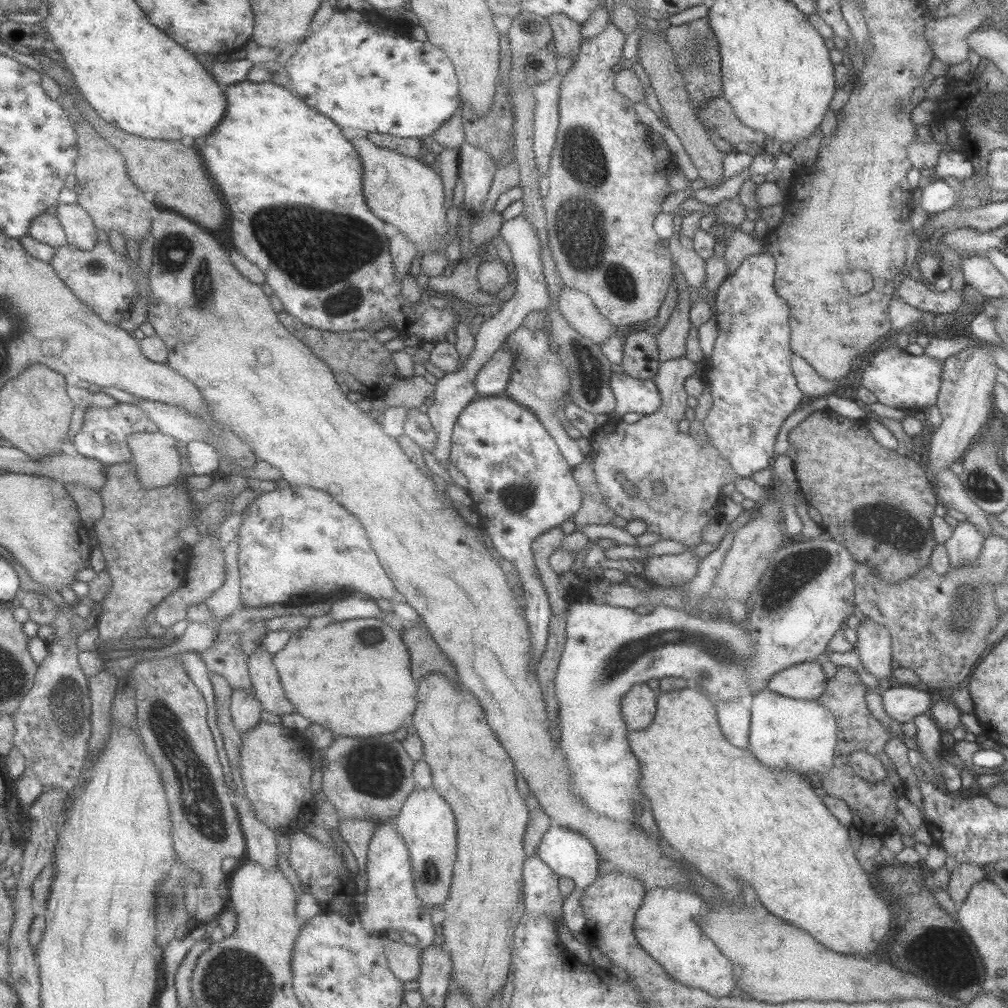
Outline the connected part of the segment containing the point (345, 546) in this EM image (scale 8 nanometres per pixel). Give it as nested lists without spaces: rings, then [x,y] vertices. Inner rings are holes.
[[[293,486],[271,489],[259,494],[243,510],[243,518],[236,530],[234,541],[239,552],[236,554],[240,579],[241,604],[247,608],[261,608],[281,604],[284,606],[304,605],[333,598],[333,594],[366,594],[367,598],[386,598],[395,603],[400,601],[399,593],[391,580],[379,566],[367,536],[359,522],[343,510],[329,494],[308,486]]]

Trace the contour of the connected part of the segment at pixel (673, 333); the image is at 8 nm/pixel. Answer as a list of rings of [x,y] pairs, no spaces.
[[[672,266],[672,282],[676,286],[676,307],[671,311],[667,322],[656,334],[655,340],[660,362],[681,358],[685,354],[685,338],[691,327],[688,317],[690,309],[690,288],[682,277],[682,272]]]

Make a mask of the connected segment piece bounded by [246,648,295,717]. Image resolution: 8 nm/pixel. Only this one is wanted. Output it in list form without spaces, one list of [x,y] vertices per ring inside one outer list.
[[[257,648],[246,657],[246,665],[261,708],[279,717],[294,713],[295,707],[285,696],[272,663],[272,655],[266,653],[265,649]]]

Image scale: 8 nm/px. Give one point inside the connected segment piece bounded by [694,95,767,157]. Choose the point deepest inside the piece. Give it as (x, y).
(716, 115)

